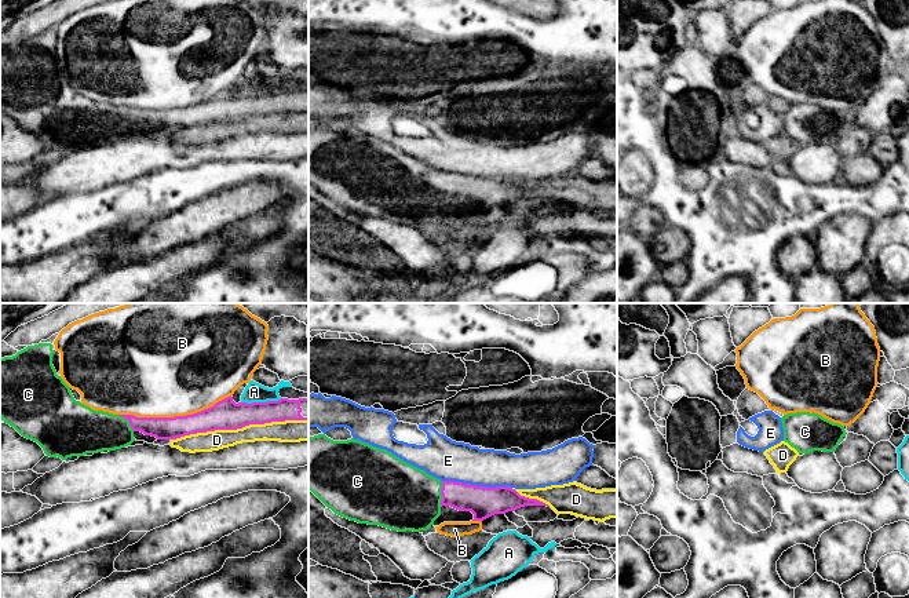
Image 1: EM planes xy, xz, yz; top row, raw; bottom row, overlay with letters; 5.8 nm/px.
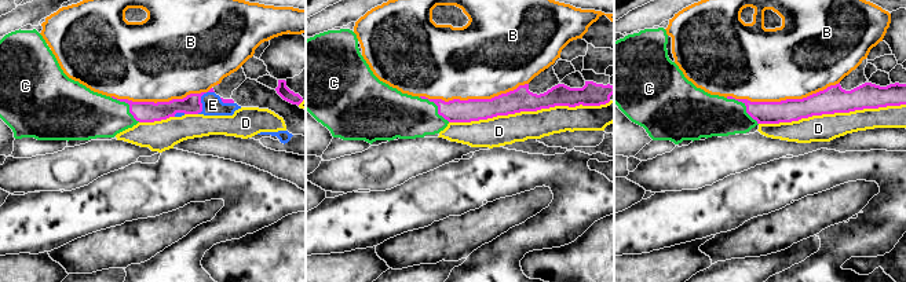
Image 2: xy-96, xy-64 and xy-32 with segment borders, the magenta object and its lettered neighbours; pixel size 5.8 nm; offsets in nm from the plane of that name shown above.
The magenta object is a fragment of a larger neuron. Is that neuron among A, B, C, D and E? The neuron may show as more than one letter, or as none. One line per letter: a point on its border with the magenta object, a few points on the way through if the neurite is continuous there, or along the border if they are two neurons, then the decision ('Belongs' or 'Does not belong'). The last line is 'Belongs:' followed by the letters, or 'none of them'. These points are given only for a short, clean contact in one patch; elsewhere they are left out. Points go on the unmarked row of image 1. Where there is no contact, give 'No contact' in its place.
A: Touches magenta at xy (260, 94). Does not belong
B: Touches magenta at xy (175, 108). Does not belong
C: Touches magenta at xz (441, 185). Path across: xz (482, 193), (455, 185), (441, 185), (398, 188). Belongs
D: Touches magenta at xy (238, 119). Does not belong
E: Touches magenta at xz (475, 177). Does not belong
Belongs: C

